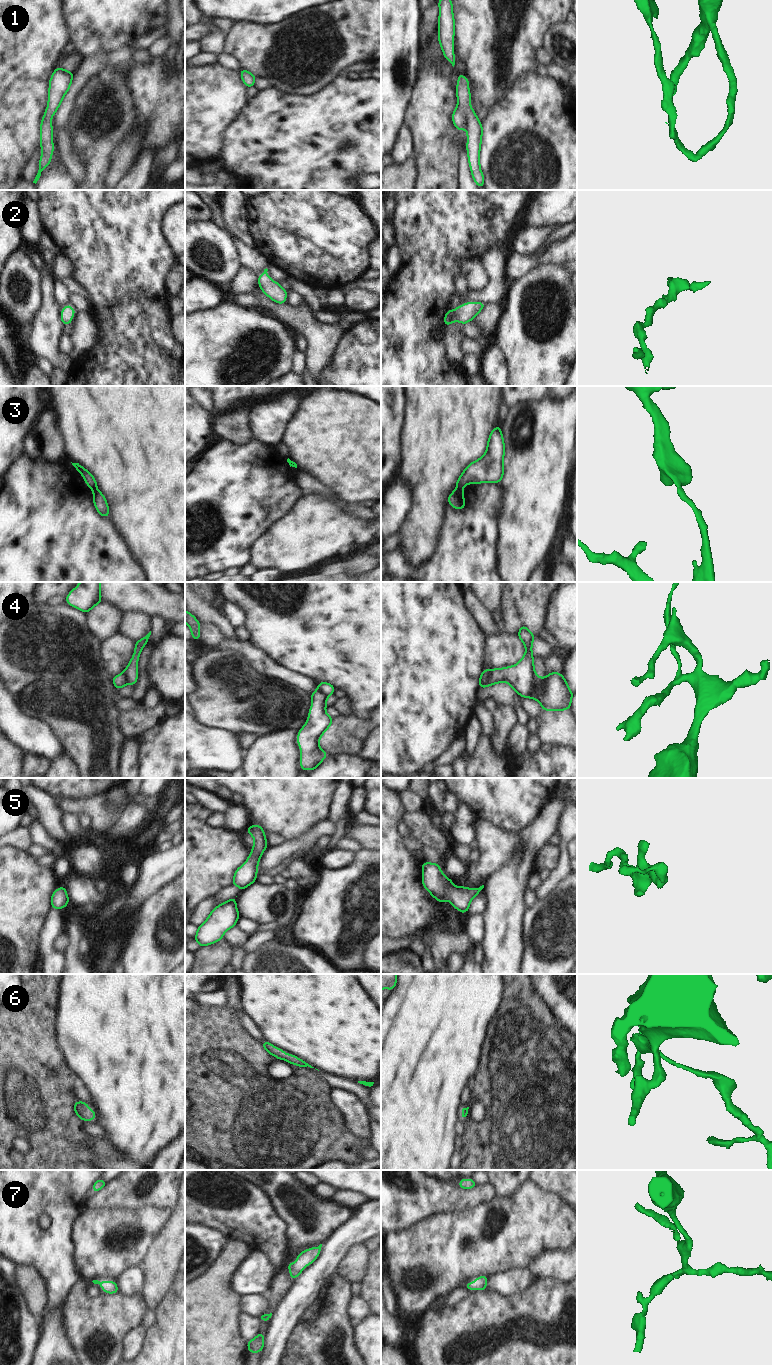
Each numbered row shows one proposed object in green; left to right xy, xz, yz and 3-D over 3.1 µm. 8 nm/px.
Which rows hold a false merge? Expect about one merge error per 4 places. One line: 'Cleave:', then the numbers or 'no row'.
Cleave: 3, 4

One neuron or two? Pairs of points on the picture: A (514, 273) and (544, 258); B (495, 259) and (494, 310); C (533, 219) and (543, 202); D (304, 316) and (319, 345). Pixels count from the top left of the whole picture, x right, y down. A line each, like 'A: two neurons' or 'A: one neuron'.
A: one neuron
B: two neurons
C: one neuron
D: one neuron

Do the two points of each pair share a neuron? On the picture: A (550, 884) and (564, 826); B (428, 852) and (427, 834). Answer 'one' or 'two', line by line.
A: one
B: two

